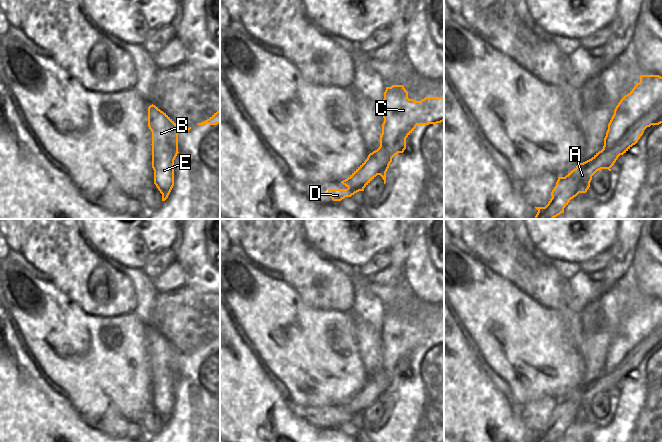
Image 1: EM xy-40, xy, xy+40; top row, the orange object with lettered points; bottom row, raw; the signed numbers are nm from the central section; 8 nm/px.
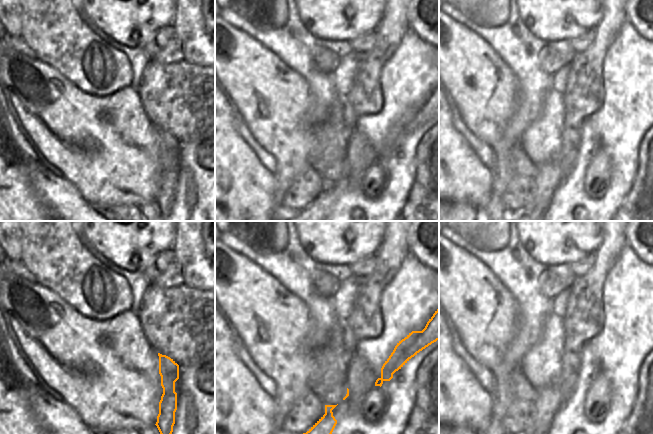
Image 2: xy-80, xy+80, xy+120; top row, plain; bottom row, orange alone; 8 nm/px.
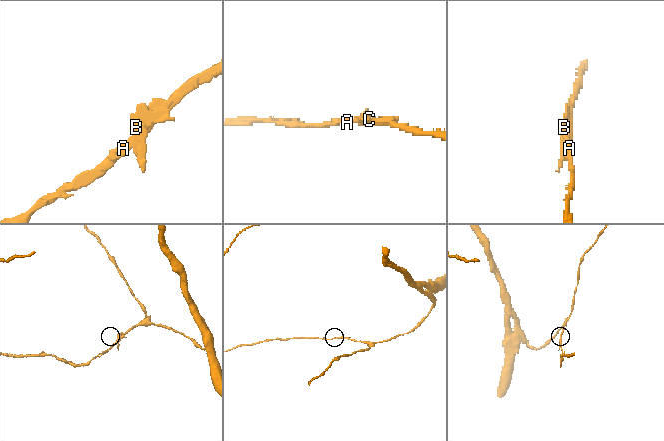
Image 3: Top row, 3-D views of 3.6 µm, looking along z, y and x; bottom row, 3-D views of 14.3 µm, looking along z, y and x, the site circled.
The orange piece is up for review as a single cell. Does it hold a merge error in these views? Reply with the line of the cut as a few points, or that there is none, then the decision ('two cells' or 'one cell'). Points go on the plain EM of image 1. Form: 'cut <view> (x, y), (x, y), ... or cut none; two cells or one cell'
cut none; one cell

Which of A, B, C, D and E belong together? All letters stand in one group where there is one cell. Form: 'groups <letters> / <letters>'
groups A B C D E

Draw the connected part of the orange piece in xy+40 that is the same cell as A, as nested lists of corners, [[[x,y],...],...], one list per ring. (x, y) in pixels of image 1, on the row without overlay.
[[[641,299],[640,306],[625,319],[614,334],[614,338],[608,348],[608,354],[604,362],[604,370],[591,383],[579,387],[575,393],[565,401],[558,401],[556,410],[551,416],[552,422],[545,431],[535,431],[538,436],[535,443],[554,443],[568,429],[571,423],[579,417],[586,417],[590,411],[592,400],[601,393],[608,393],[614,389],[620,379],[626,377],[635,369],[644,354],[651,349],[662,347],[662,301],[659,299]]]

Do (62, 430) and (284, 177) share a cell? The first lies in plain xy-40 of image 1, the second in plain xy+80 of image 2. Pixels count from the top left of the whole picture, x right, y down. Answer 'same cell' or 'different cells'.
different cells

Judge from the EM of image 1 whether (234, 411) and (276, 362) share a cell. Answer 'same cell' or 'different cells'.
different cells

